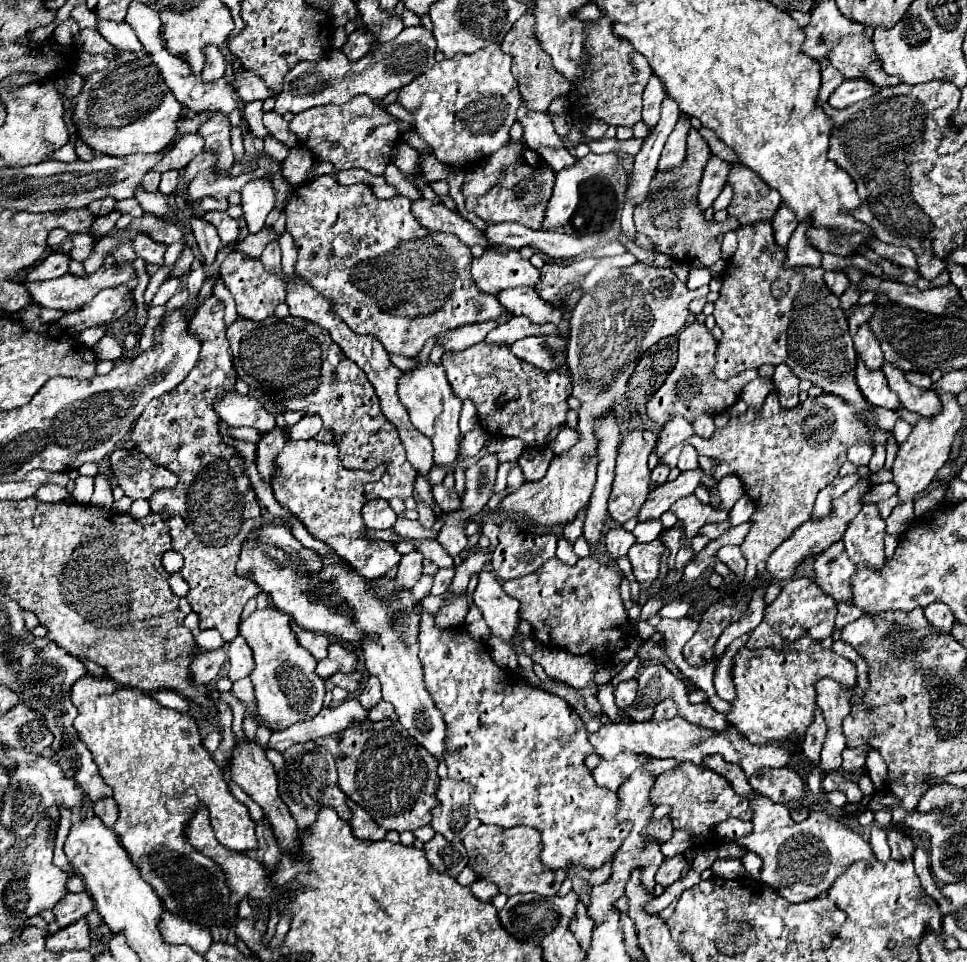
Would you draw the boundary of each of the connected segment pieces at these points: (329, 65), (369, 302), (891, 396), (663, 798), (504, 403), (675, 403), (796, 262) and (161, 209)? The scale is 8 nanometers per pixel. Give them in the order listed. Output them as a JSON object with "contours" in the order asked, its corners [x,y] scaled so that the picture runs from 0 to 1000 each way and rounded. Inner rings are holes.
{"contours":[[[[419,28],[404,45],[394,45],[386,55],[380,55],[371,63],[363,65],[353,53],[342,53],[330,63],[309,63],[293,82],[293,93],[284,99],[284,115],[286,117],[311,117],[315,113],[328,109],[355,109],[365,99],[382,99],[392,105],[402,95],[408,95],[421,86],[425,86],[431,78],[437,78],[450,65],[450,38],[440,28]]],[[[332,182],[322,190],[305,194],[293,221],[297,223],[297,242],[303,244],[307,257],[307,286],[340,311],[342,323],[367,346],[386,348],[400,367],[431,373],[446,350],[454,350],[471,340],[526,330],[526,323],[516,317],[514,309],[504,309],[491,300],[485,284],[487,259],[473,246],[437,238],[429,230],[421,205],[392,207],[380,190],[355,194],[344,182]]],[[[886,375],[886,396],[892,413],[905,423],[915,423],[915,425],[930,425],[930,413],[926,406],[919,404],[917,392],[913,386],[899,386],[892,375]]],[[[715,791],[702,793],[702,799],[698,799],[694,804],[684,804],[673,818],[671,833],[675,839],[690,835],[694,839],[692,851],[696,853],[696,860],[710,864],[721,883],[737,880],[737,872],[739,872],[737,862],[746,853],[750,853],[754,849],[775,853],[779,849],[777,835],[772,831],[768,831],[766,826],[762,826],[750,808],[741,806],[739,801],[727,799],[723,795],[719,797],[719,795],[715,795]]],[[[495,357],[479,367],[458,367],[458,381],[468,409],[477,417],[485,415],[491,419],[497,444],[512,456],[537,454],[545,465],[559,465],[564,463],[568,448],[584,440],[590,394],[539,375],[524,359]]],[[[717,336],[710,338],[704,346],[702,346],[702,359],[700,359],[700,377],[698,381],[690,388],[688,398],[671,413],[669,417],[669,433],[679,440],[679,442],[688,442],[694,433],[698,431],[706,431],[713,440],[717,440],[723,431],[733,429],[733,431],[741,431],[741,429],[750,429],[766,411],[766,404],[783,394],[784,385],[775,384],[766,387],[764,390],[756,392],[756,394],[741,394],[737,390],[737,381],[739,381],[739,363],[741,363],[741,354],[737,352],[735,344],[727,338],[727,336]]],[[[826,234],[818,244],[818,251],[814,255],[814,267],[812,267],[814,280],[849,278],[849,263],[845,259],[839,259],[839,255],[835,255],[835,246],[832,246],[835,236],[839,234]]],[[[142,194],[140,207],[144,209],[144,213],[146,213],[152,221],[171,223],[171,226],[175,226],[177,230],[183,232],[183,228],[177,223],[177,217],[175,217],[177,213],[173,211],[173,205],[171,205],[171,203],[166,203],[166,201],[152,201],[152,199],[148,199],[146,194]]]]}

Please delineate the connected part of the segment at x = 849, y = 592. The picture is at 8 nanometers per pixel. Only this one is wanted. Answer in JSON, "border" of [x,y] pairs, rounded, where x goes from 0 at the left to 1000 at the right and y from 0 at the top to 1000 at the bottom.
{"border":[[[866,562],[851,575],[851,579],[843,581],[843,606],[863,625],[882,627],[882,608],[880,600],[884,598],[884,585],[876,579],[872,571],[872,562]]]}

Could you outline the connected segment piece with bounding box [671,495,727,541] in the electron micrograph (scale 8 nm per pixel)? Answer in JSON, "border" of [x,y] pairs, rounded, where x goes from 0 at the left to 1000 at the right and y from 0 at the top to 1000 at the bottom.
{"border":[[[719,515],[698,521],[698,525],[694,525],[694,531],[708,544],[708,552],[710,552],[713,562],[721,556],[723,548],[727,548],[729,544],[752,542],[752,531],[739,529],[735,525],[725,525]]]}

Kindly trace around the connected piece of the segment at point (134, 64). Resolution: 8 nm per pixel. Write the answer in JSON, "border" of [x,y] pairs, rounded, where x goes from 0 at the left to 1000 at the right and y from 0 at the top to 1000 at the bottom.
{"border":[[[133,53],[123,55],[111,72],[90,80],[73,113],[84,147],[96,157],[115,163],[171,155],[181,142],[181,126],[191,115],[179,97],[175,97],[173,88],[169,88],[164,72],[160,72],[152,55],[140,57]]]}

